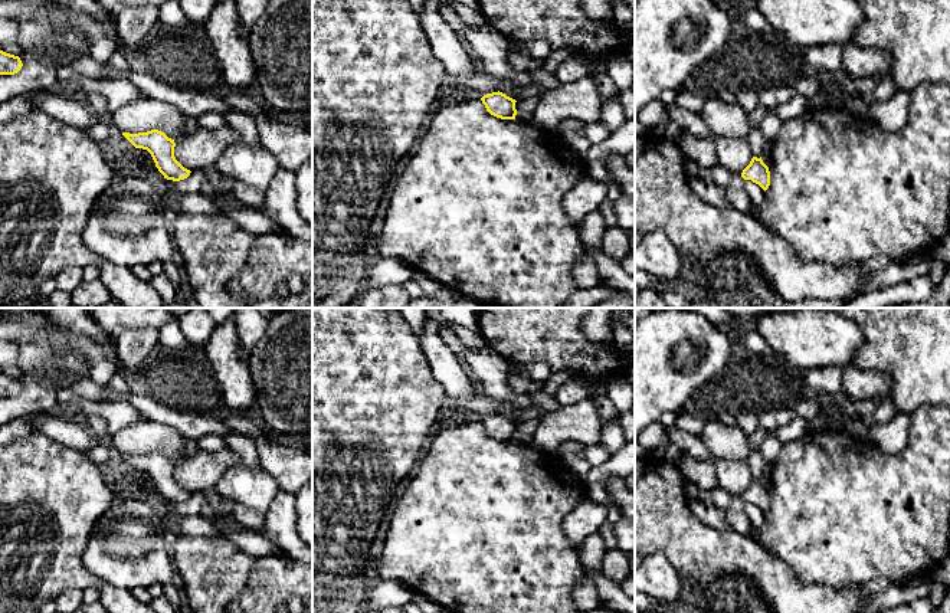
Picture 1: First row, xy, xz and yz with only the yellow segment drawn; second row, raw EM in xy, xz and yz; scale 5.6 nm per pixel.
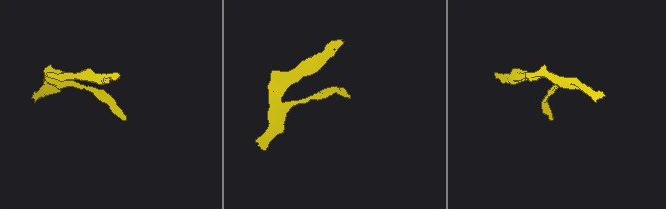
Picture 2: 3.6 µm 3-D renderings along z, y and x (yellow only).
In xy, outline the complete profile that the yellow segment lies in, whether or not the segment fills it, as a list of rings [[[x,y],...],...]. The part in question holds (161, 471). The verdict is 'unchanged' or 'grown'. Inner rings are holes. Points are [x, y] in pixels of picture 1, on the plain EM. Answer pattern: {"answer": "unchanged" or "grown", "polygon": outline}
{"answer": "unchanged", "polygon": [[[151,452],[138,456],[122,455],[122,458],[135,471],[147,472],[151,476],[155,489],[164,501],[180,504],[190,498],[191,494],[184,491],[174,479],[174,462],[168,460],[164,455]]]}

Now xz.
{"answer": "unchanged", "polygon": [[[492,414],[487,416],[481,420],[482,426],[485,427],[487,433],[501,442],[515,442],[517,432],[515,432],[515,422],[507,419],[502,414]]]}

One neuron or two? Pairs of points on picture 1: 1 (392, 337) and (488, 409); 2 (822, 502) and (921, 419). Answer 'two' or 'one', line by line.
1: two
2: one

